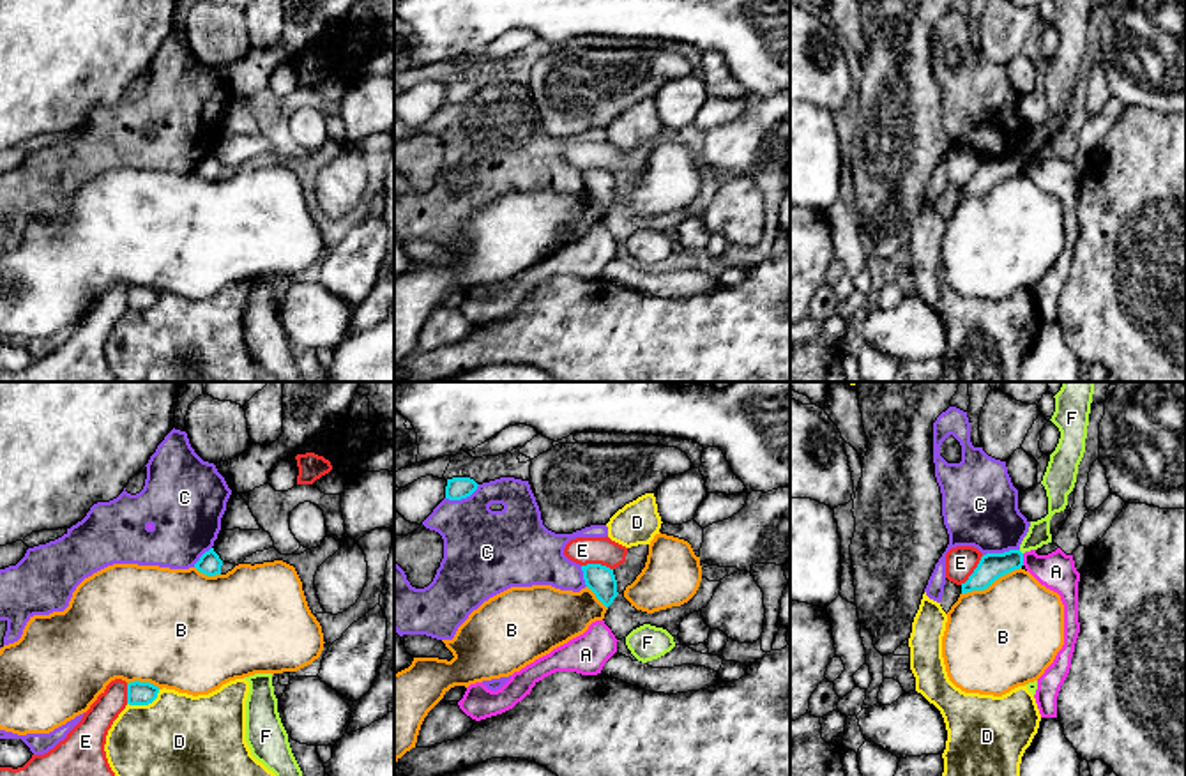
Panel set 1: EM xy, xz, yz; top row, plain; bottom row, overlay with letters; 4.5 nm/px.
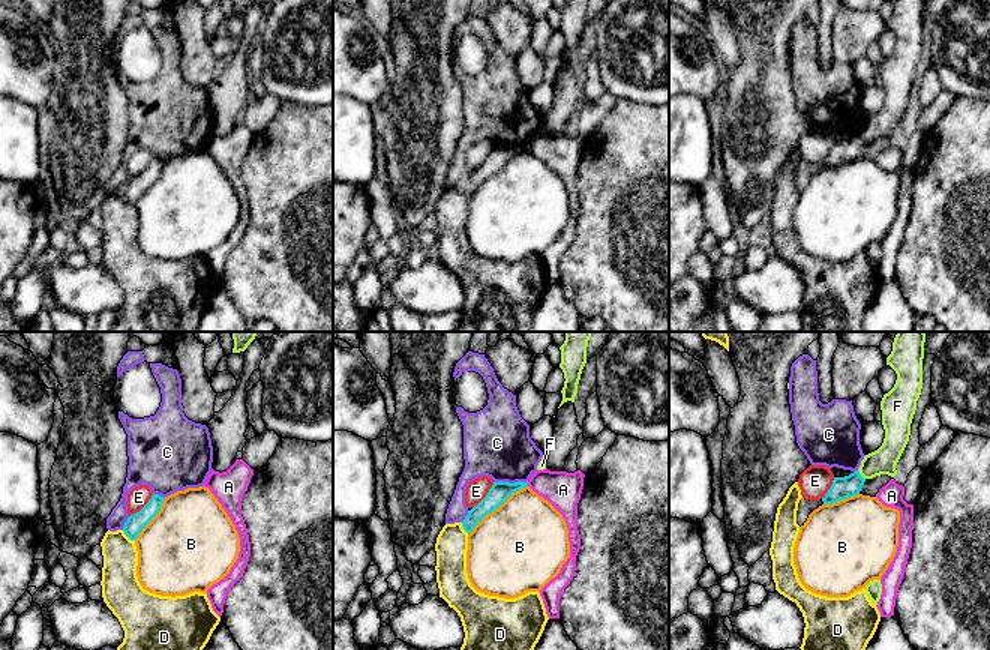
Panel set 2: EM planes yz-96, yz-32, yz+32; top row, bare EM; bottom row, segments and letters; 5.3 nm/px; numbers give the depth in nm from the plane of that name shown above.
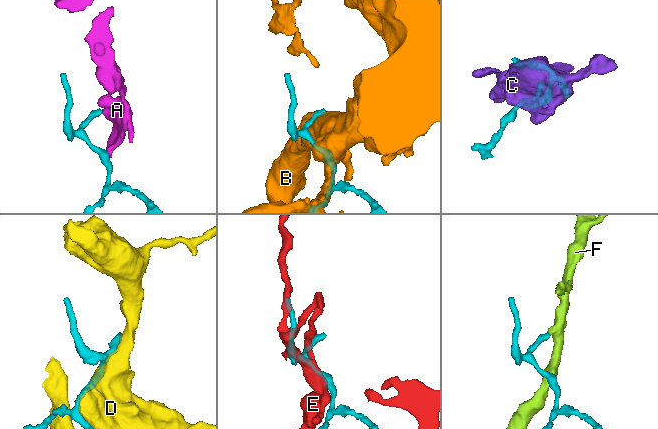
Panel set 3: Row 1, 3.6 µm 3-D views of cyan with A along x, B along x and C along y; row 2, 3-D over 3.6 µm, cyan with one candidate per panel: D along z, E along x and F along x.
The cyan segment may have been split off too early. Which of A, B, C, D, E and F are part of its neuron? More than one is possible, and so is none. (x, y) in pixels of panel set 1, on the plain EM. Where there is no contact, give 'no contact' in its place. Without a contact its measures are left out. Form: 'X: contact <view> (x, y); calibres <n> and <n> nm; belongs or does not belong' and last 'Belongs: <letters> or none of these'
A: contact yz (1022, 163); calibres 120 and 170 nm; does not belong
B: contact yz (990, 188); calibres 120 and 460 nm; does not belong
C: contact yz (1001, 158); calibres 120 and 360 nm; does not belong
D: contact xy (145, 308); calibres 110 and 480 nm; does not belong
E: contact xz (598, 168); calibres 130 and 130 nm; does not belong
F: contact yz (1020, 156); calibres 120 and 100 nm; does not belong
Belongs: none of these

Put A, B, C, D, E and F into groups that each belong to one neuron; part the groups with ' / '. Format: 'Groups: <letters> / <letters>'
Groups: A / B / C / D / E / F

